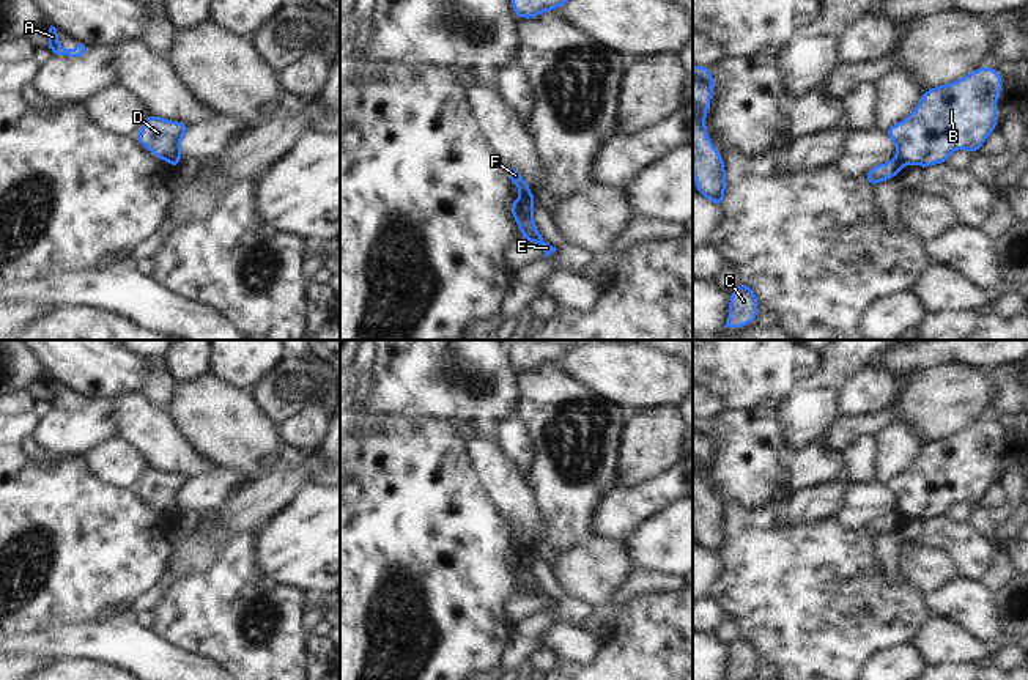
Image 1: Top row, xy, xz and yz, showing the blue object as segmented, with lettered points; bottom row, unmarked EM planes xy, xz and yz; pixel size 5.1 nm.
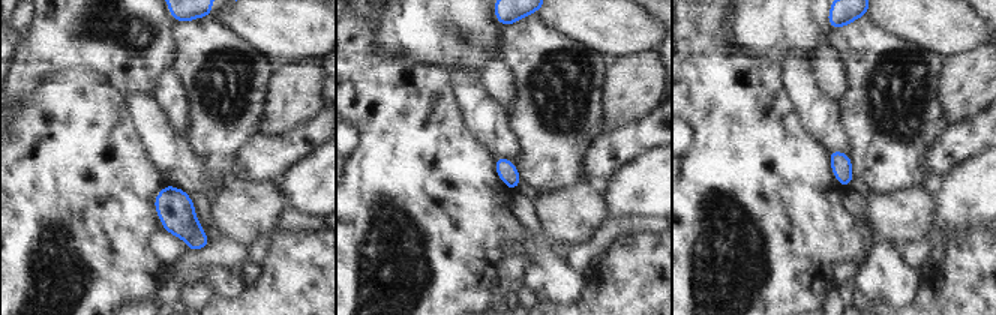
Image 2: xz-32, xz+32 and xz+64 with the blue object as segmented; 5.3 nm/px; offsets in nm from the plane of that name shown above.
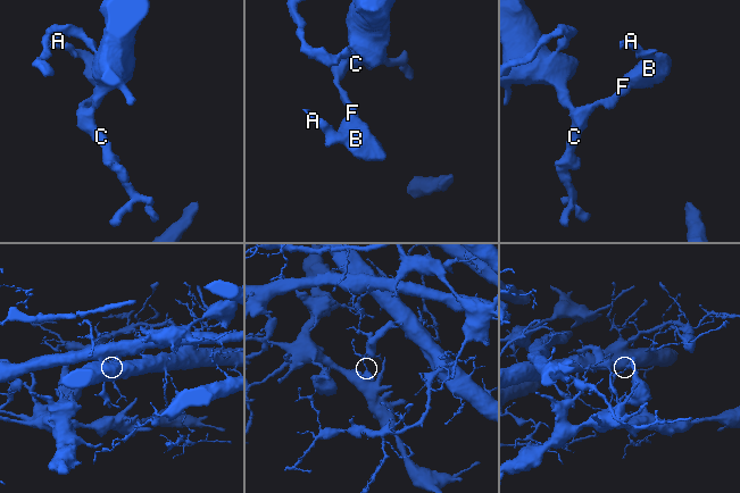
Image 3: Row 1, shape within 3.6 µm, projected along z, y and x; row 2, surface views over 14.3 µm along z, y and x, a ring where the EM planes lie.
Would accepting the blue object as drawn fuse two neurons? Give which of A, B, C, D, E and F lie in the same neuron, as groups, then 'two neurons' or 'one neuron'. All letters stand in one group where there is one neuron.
A B D E / C F; two neurons

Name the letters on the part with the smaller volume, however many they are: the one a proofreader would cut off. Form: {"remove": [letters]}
{"remove": ["A", "B", "D", "E"]}

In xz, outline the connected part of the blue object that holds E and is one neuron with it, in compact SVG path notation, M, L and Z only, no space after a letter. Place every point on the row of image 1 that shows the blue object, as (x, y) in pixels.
M521 195L508 206L508 209L515 222L520 225L524 241L542 246L545 250L545 257L549 257L557 249L549 246L537 230L537 225L532 220L535 205L537 201L534 200L534 195L531 197Z

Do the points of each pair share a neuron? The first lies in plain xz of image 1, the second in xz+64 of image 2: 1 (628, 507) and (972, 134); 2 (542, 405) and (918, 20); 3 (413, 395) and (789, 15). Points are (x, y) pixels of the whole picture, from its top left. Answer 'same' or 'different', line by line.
1: same
2: different
3: same

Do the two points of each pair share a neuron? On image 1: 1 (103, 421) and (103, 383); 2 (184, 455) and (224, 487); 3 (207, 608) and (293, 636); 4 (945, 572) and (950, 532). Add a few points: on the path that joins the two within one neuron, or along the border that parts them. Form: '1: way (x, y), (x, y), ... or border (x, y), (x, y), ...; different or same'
1: border (92, 399), (109, 399), (112, 402); different
2: border (216, 466), (213, 471), (191, 480); different
3: way (229, 630), (244, 650), (271, 654); same
4: border (909, 556), (920, 550), (940, 550), (959, 575); different

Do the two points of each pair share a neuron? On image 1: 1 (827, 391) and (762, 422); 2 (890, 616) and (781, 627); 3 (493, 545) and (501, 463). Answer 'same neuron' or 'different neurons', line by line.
1: different neurons
2: same neuron
3: different neurons

